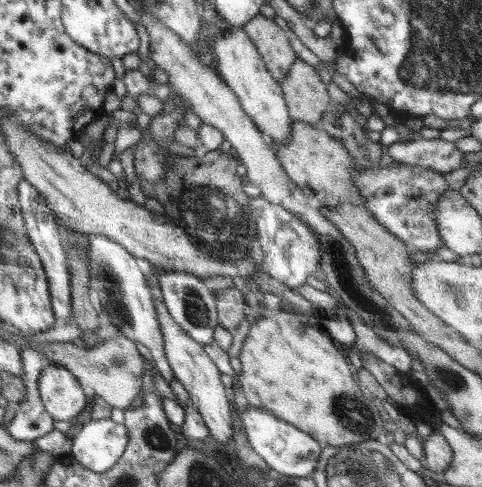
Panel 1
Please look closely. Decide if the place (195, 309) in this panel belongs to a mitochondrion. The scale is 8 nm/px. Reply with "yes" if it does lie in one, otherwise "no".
yes

